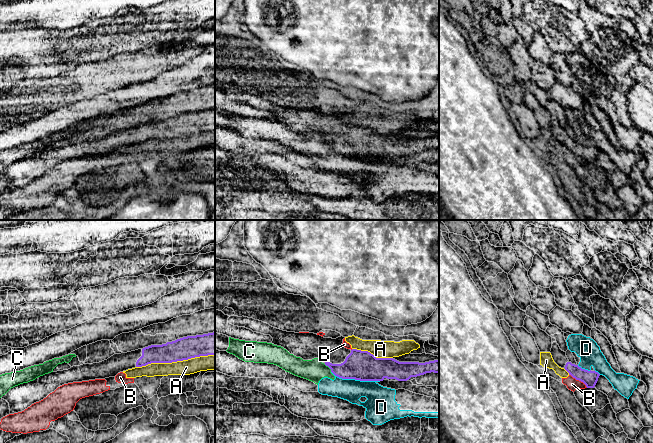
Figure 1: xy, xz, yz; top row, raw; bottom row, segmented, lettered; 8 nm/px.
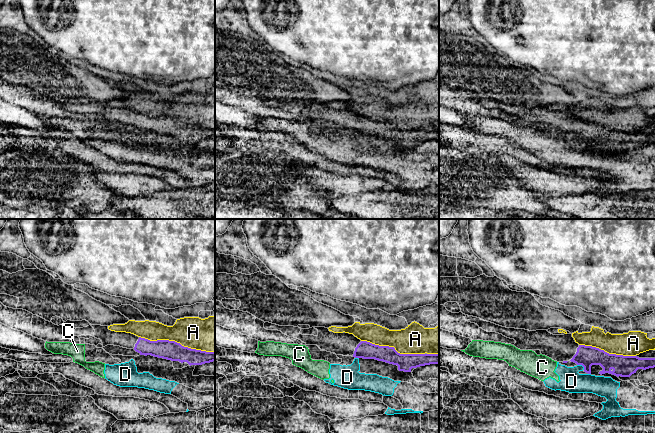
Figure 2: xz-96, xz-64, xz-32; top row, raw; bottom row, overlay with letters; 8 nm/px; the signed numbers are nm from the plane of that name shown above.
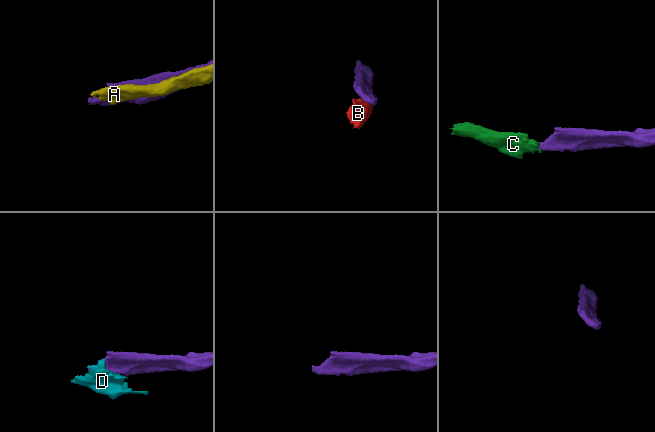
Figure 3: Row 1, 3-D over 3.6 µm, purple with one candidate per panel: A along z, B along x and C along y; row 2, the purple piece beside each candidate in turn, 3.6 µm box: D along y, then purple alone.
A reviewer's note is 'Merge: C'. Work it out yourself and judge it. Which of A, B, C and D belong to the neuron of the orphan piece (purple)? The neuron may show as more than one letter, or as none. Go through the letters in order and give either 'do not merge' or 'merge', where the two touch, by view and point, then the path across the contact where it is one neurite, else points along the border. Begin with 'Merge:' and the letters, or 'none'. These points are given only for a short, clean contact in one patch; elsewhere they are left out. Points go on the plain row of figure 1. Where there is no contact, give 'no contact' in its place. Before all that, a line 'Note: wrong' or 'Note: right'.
Note: wrong
Merge: none
A: do not merge; meets purple in xy at (175, 137)
B: do not merge; meets purple in yz at (578, 155); border along yz (569, 150), (580, 156), (587, 163)
C: do not merge; meets purple in xz at (328, 142); border along xz (324, 140), (331, 147)
D: do not merge; meets purple in xz at (355, 155); border along xz (331, 147), (342, 154), (379, 157)

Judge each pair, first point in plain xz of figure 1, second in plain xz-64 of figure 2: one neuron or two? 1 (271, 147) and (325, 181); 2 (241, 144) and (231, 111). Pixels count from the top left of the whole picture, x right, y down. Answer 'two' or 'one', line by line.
1: two
2: two

